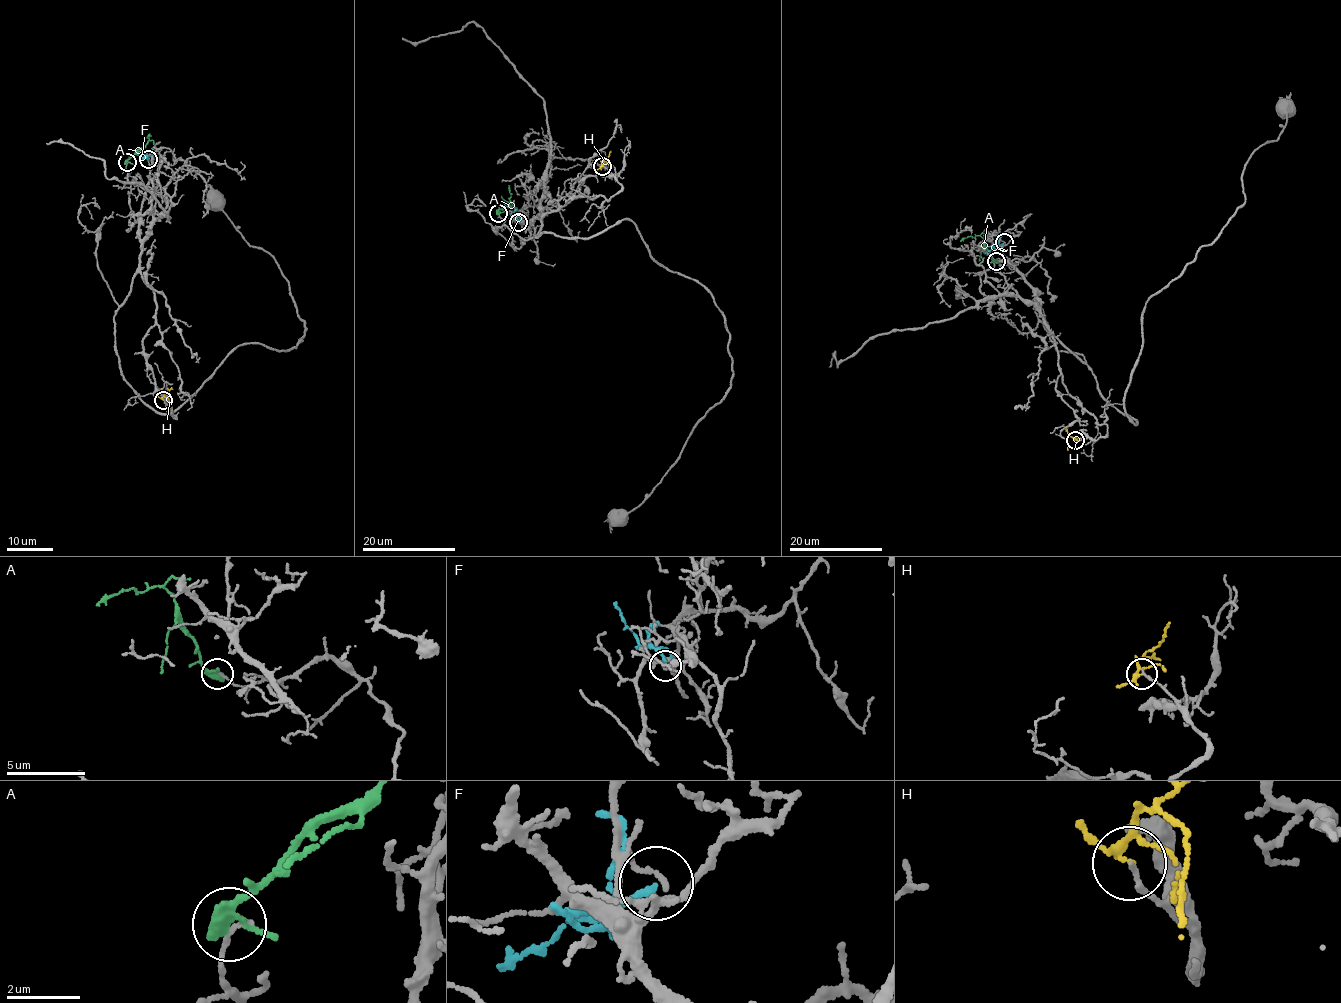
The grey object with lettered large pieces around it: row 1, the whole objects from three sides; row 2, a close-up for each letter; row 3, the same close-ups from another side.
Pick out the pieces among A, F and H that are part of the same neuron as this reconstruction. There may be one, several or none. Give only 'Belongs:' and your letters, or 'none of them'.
Belongs: none of them

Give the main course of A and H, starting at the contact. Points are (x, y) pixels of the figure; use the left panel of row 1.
A: (127, 162), (149, 140), (149, 135)
H: (163, 400), (165, 394), (170, 395), (170, 409)

